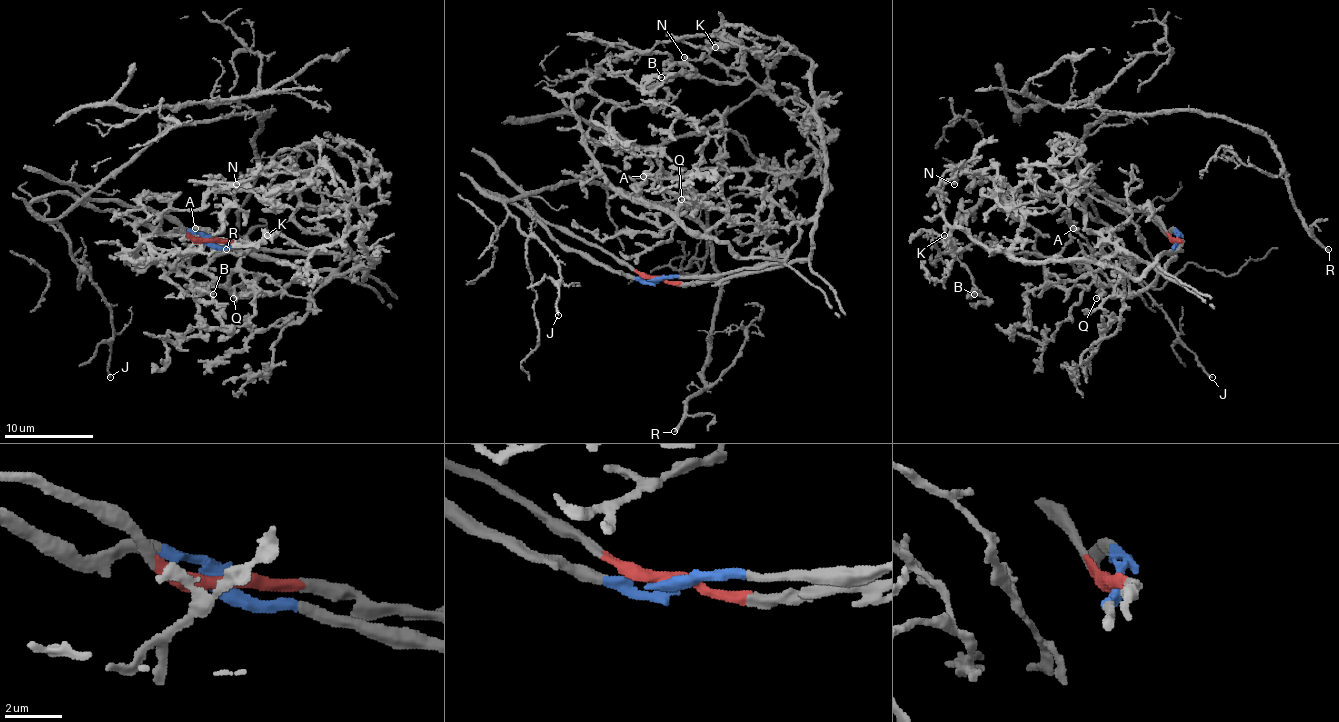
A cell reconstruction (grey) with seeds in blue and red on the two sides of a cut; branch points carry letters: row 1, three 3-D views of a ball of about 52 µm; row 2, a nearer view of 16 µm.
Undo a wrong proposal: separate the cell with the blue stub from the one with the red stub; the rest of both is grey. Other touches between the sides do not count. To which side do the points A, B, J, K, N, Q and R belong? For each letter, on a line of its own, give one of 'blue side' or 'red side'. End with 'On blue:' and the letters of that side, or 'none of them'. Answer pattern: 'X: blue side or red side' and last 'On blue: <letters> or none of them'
A: blue side
B: blue side
J: blue side
K: red side
N: red side
Q: blue side
R: blue side
On blue: A, B, J, Q, R

